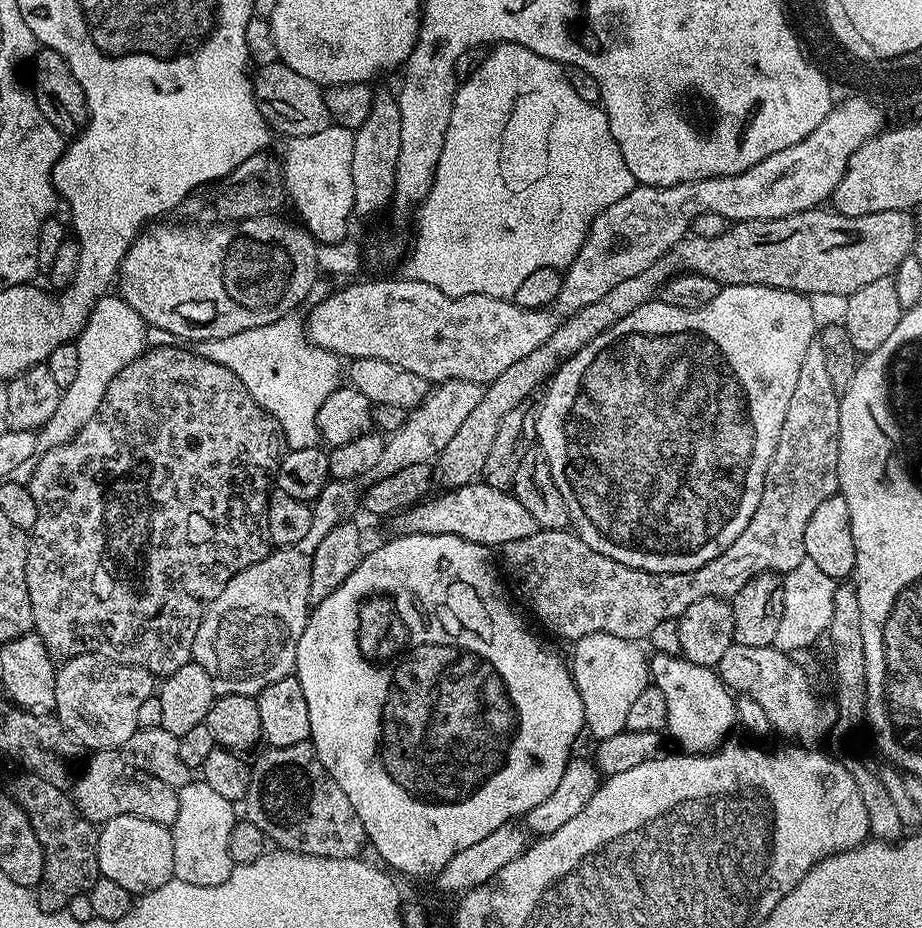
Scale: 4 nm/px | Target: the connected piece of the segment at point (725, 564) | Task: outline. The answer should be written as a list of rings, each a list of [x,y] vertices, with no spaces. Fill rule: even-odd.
[[[814,342],[806,350],[806,358],[802,362],[802,370],[798,370],[798,382],[794,385],[794,395],[790,398],[790,406],[786,410],[786,422],[782,422],[782,434],[778,438],[778,446],[774,450],[774,458],[766,470],[766,478],[762,486],[762,498],[758,498],[758,510],[754,510],[754,518],[750,518],[750,522],[746,522],[746,530],[742,530],[742,534],[738,534],[738,538],[734,538],[734,542],[730,542],[730,546],[726,546],[726,550],[722,550],[722,554],[718,554],[718,558],[706,562],[706,566],[698,566],[698,570],[690,570],[689,572],[647,572],[646,570],[638,570],[634,566],[626,566],[622,562],[614,562],[614,558],[606,558],[606,554],[598,554],[598,550],[594,550],[581,536],[576,535],[575,531],[537,530],[537,532],[530,534],[526,538],[518,538],[514,542],[506,542],[502,545],[502,552],[504,552],[504,568],[502,564],[503,575],[506,577],[507,583],[514,589],[514,592],[514,587],[516,587],[517,593],[515,592],[515,595],[517,597],[520,595],[528,603],[529,610],[554,635],[561,636],[564,640],[575,642],[581,640],[586,634],[605,632],[606,634],[614,634],[618,638],[626,638],[627,640],[635,640],[637,642],[643,641],[650,634],[650,630],[654,630],[654,626],[658,626],[658,622],[666,622],[667,620],[679,621],[681,614],[686,610],[686,606],[691,606],[692,603],[699,602],[702,598],[728,600],[736,596],[738,590],[742,590],[742,586],[746,586],[746,582],[750,582],[750,578],[754,578],[763,572],[785,574],[794,570],[804,560],[806,522],[810,522],[810,514],[814,514],[814,510],[819,504],[826,502],[826,498],[837,495],[840,487],[840,483],[838,482],[839,437],[840,396],[838,395],[837,388],[834,386],[834,382],[830,382],[830,373],[826,371],[826,354],[822,350],[820,343]]]

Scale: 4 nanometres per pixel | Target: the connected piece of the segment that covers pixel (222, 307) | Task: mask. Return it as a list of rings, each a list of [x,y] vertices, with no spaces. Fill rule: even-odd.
[[[269,214],[266,216],[255,216],[253,220],[237,220],[235,222],[220,222],[217,223],[217,228],[199,228],[196,224],[160,224],[164,222],[156,222],[153,223],[151,226],[145,227],[143,231],[141,231],[140,235],[136,237],[135,240],[132,241],[132,245],[130,246],[130,250],[126,255],[124,255],[124,261],[120,264],[120,270],[118,273],[118,288],[120,284],[120,289],[118,289],[119,295],[123,297],[123,300],[129,304],[129,306],[133,307],[134,310],[138,312],[138,314],[141,315],[141,317],[145,320],[146,324],[148,326],[151,326],[153,329],[161,328],[164,332],[169,332],[172,336],[177,336],[177,341],[180,342],[188,342],[184,340],[192,340],[191,342],[199,342],[201,340],[213,340],[214,338],[230,338],[230,334],[238,334],[242,330],[250,330],[254,326],[266,326],[270,322],[274,322],[278,318],[282,318],[283,316],[289,315],[293,311],[292,308],[295,306],[295,304],[300,304],[305,299],[306,301],[311,297],[312,294],[312,288],[316,284],[316,281],[318,279],[318,273],[316,273],[316,267],[321,267],[321,260],[315,257],[316,247],[317,247],[317,241],[312,239],[312,236],[308,231],[306,231],[299,223],[293,222],[291,224],[288,220],[283,220],[282,217],[280,217],[280,214]]]

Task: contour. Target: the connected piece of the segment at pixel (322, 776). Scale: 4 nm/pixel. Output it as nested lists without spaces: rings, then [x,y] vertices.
[[[305,742],[281,748],[265,747],[263,751],[264,753],[252,764],[250,786],[242,801],[243,815],[250,822],[254,822],[254,826],[258,826],[258,830],[262,830],[277,849],[298,852],[302,856],[357,859],[363,853],[360,851],[369,847],[362,818],[354,814],[354,806],[350,806],[350,798],[346,798],[342,786],[338,786],[338,782],[334,782],[326,766],[322,766],[322,762],[316,756],[316,749],[311,743]]]

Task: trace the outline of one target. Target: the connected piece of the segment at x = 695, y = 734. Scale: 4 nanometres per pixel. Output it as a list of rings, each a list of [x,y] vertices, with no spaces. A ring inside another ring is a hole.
[[[655,653],[650,660],[650,680],[655,687],[662,690],[666,698],[666,732],[676,739],[677,749],[688,754],[707,754],[716,751],[729,739],[728,731],[737,727],[736,701],[727,684],[720,678],[716,668],[698,666],[685,660],[683,655]]]

